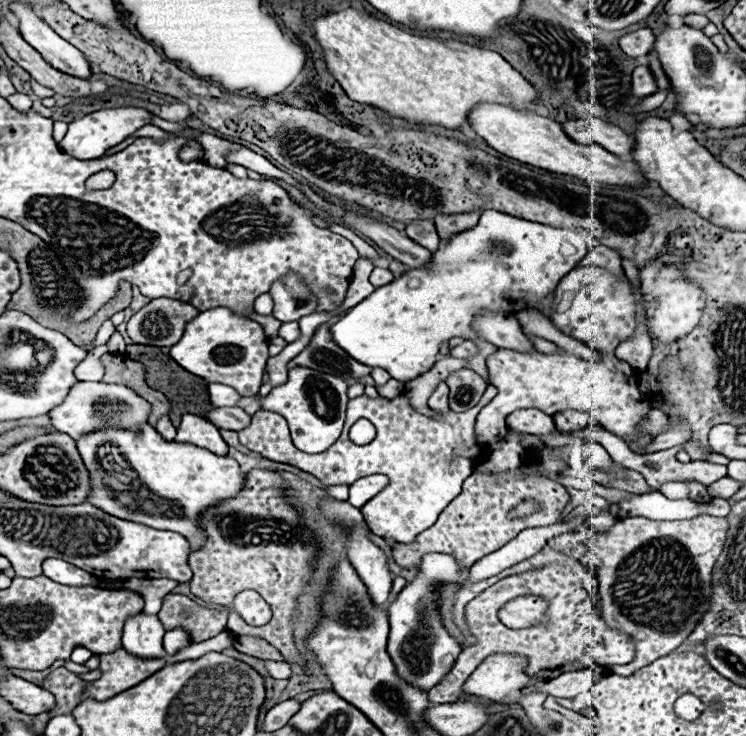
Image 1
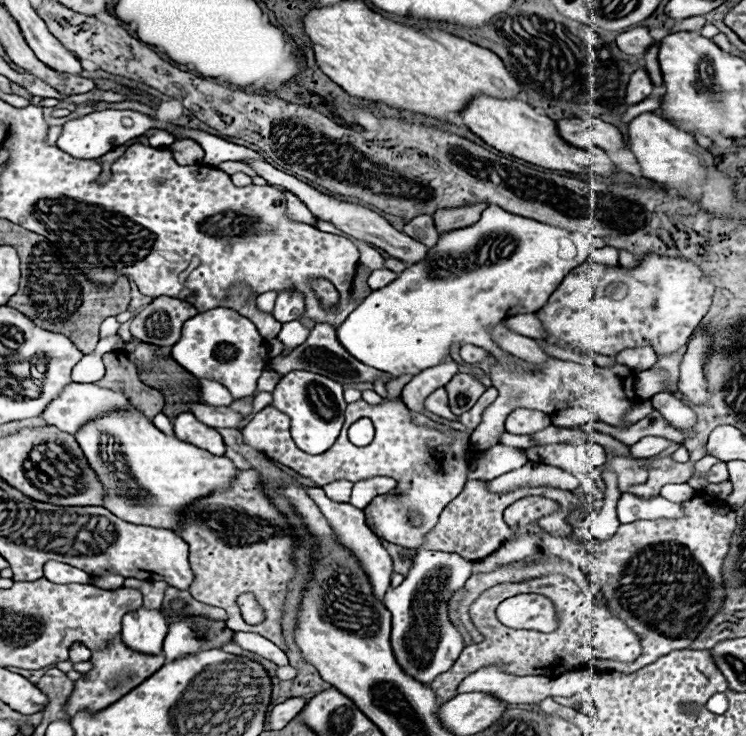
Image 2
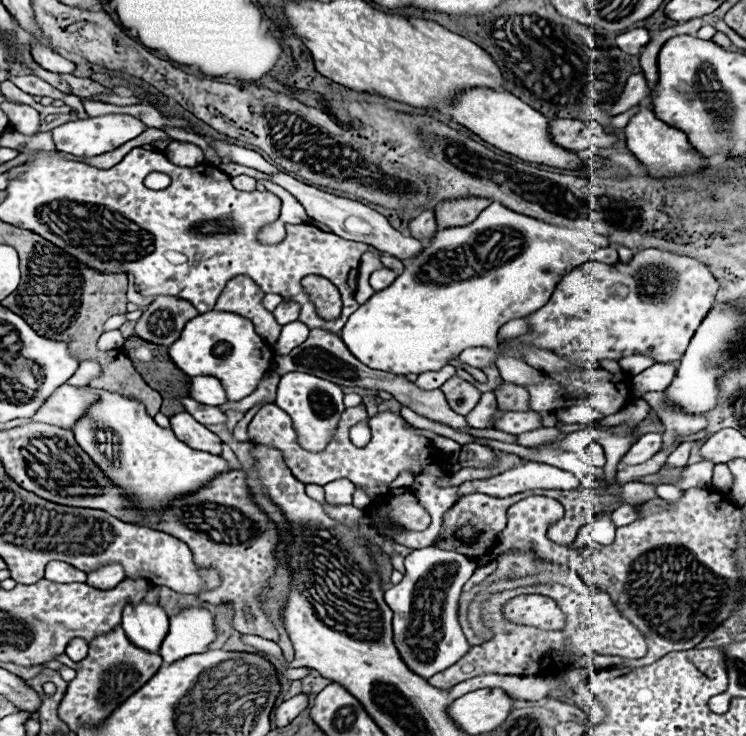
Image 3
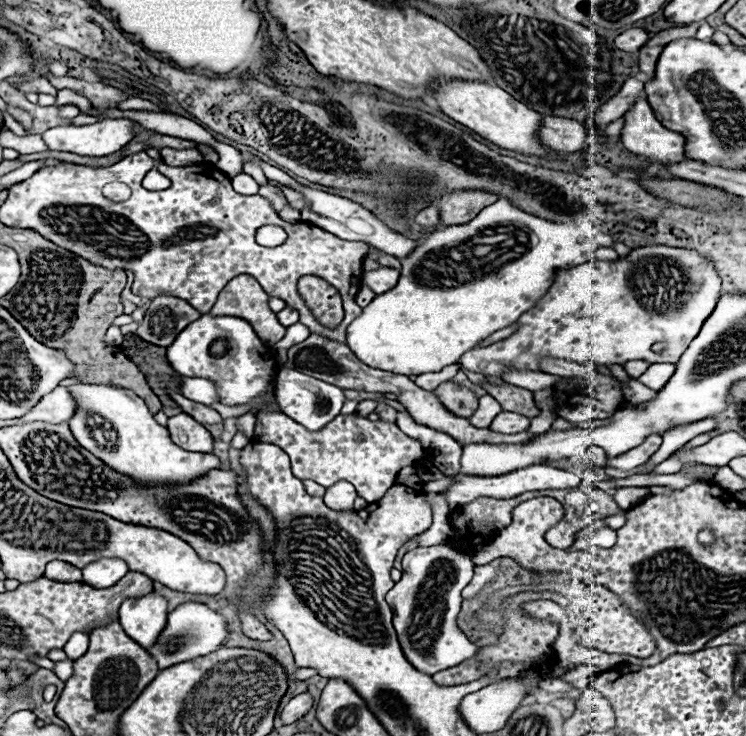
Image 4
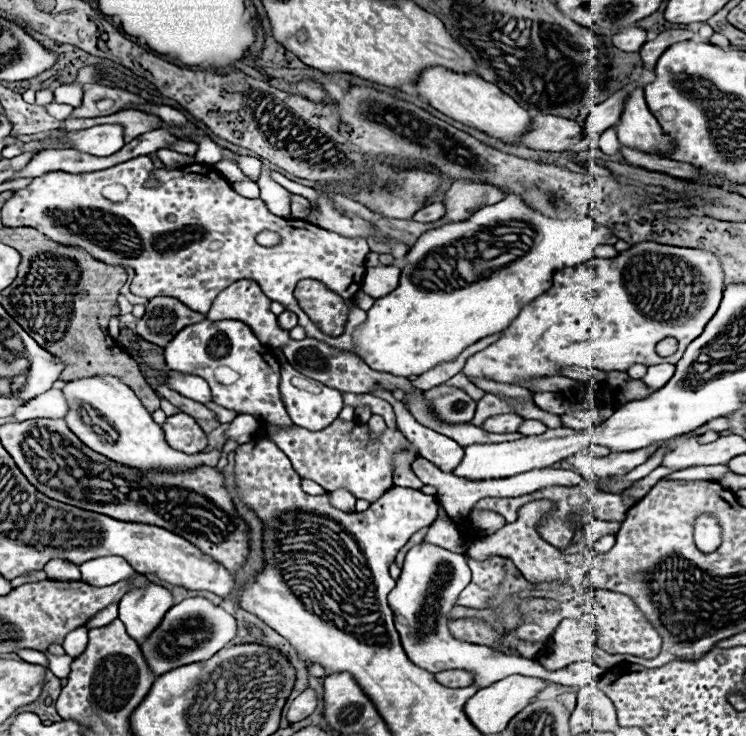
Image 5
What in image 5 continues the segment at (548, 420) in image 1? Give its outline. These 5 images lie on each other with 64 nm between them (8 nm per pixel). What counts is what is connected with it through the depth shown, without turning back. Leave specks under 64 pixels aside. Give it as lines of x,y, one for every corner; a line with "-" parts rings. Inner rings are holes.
500,414
500,416
492,416
490,420
486,420
482,428
496,432
496,434
508,434
508,432
518,432
522,422
524,418
518,414

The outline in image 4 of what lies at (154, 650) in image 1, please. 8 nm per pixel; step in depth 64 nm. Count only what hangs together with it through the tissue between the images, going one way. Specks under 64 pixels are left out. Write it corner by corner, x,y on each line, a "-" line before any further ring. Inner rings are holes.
156,592
142,598
128,598
120,608
124,632
142,648
150,648
166,628
166,598

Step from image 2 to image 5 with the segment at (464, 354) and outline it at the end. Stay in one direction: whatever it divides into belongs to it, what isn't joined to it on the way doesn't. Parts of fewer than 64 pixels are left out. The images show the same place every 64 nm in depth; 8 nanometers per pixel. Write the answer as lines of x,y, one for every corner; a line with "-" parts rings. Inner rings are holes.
644,242
644,244
636,244
630,250
618,254
616,258
592,258
586,264
574,266
574,268
564,268
558,270
554,274
554,284
550,290
546,290
542,296
538,296
538,300
532,300
528,304
528,308
522,308
522,312
518,314
518,318
514,320
514,324
510,324
510,328
506,328
502,332
502,338
494,344
490,344
488,348
472,354
466,360
464,366
464,374
468,378
488,378
488,380
496,380
496,382
508,382
508,384
518,384
520,380
528,380
528,378
538,378
538,376
556,376
558,368
562,364
578,364
578,366
590,366
590,368
598,368
598,370
618,370
618,372
626,372
632,364
644,364
644,366
654,366
654,364
676,364
682,358
682,352
686,350
686,346
696,340
702,334
702,328
708,324
710,316
714,316
720,300
722,300
722,292
724,292
724,276
722,276
722,268
720,268
720,260
706,250
696,250
696,248
678,248
678,246
668,246
668,244
656,244
656,242
-
662,338
676,338
678,340
678,350
672,356
660,358
654,348

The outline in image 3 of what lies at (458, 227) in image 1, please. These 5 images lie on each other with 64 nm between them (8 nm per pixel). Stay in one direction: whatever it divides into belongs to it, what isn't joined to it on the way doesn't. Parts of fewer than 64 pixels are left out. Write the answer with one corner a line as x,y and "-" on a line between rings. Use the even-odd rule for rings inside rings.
466,198
466,200
450,200
436,206
436,222
438,228
454,228
472,224
478,214
490,204
490,198

